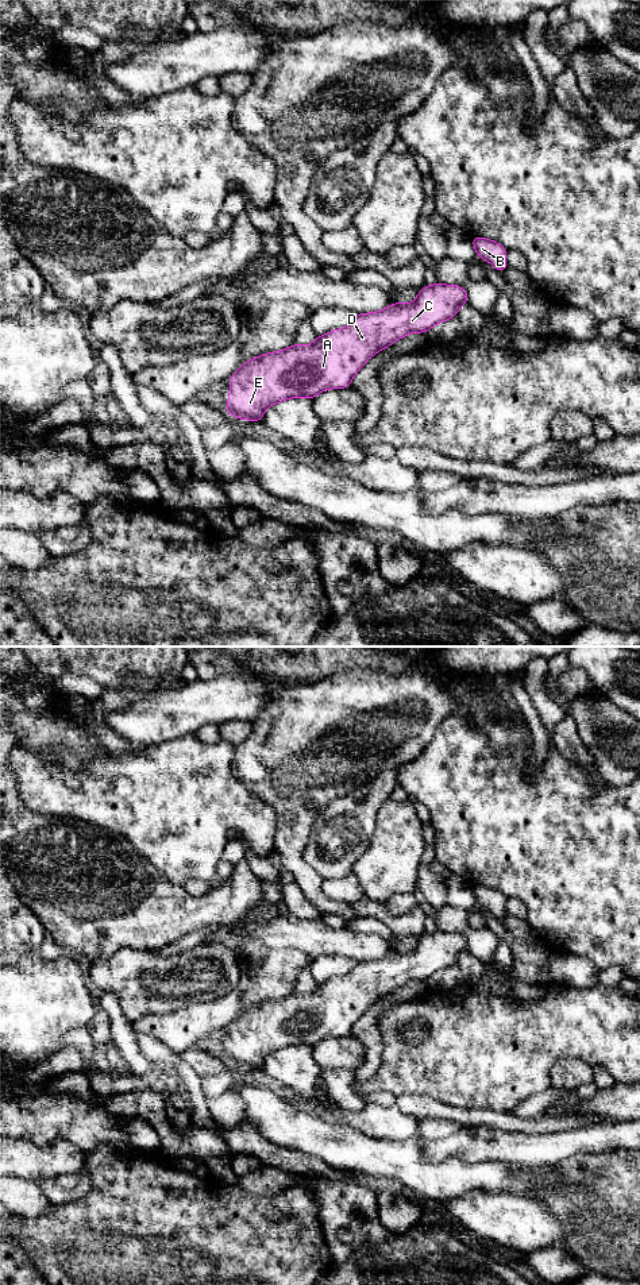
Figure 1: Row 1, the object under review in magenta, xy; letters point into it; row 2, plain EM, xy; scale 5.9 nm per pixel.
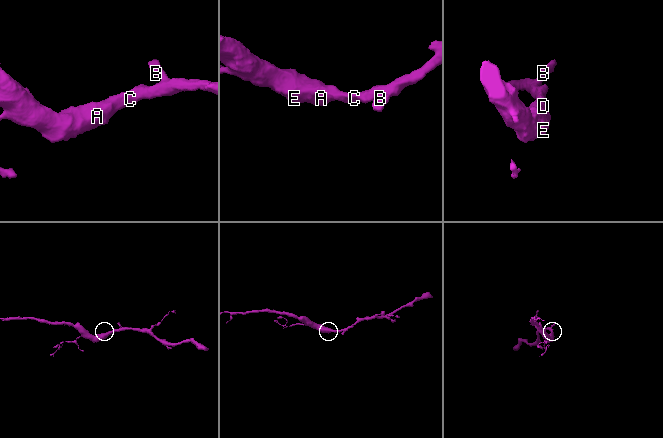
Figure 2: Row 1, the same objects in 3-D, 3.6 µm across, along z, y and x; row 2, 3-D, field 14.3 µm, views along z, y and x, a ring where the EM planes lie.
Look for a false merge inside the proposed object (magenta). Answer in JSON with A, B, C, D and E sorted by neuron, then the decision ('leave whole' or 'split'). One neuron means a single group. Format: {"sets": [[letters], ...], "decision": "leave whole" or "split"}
{"sets": [["A", "B", "C", "D", "E"]], "decision": "leave whole"}

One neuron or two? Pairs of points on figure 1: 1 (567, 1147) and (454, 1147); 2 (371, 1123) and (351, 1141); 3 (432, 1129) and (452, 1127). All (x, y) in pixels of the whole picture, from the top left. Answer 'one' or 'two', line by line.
1: one
2: two
3: one

